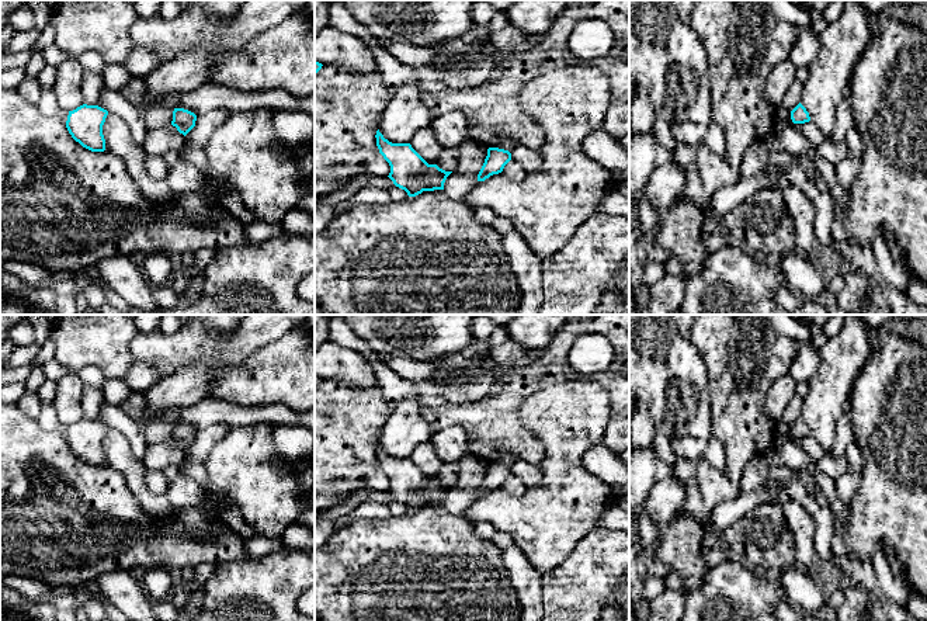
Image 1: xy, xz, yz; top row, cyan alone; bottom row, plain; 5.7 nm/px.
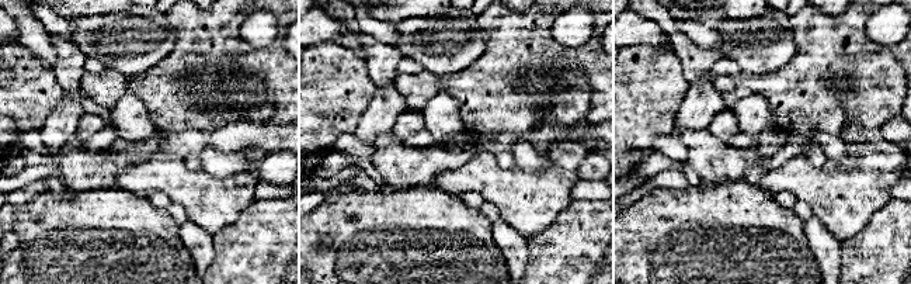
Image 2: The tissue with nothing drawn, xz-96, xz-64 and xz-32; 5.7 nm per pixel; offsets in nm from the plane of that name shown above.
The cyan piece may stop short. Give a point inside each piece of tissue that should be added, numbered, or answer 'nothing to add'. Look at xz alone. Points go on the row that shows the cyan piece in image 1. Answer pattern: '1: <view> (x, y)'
nothing to add

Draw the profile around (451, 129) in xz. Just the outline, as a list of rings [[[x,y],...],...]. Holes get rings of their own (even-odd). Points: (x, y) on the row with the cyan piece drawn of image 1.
[[[458,110],[434,118],[430,128],[433,129],[438,143],[448,149],[459,148],[471,138],[468,119]]]

